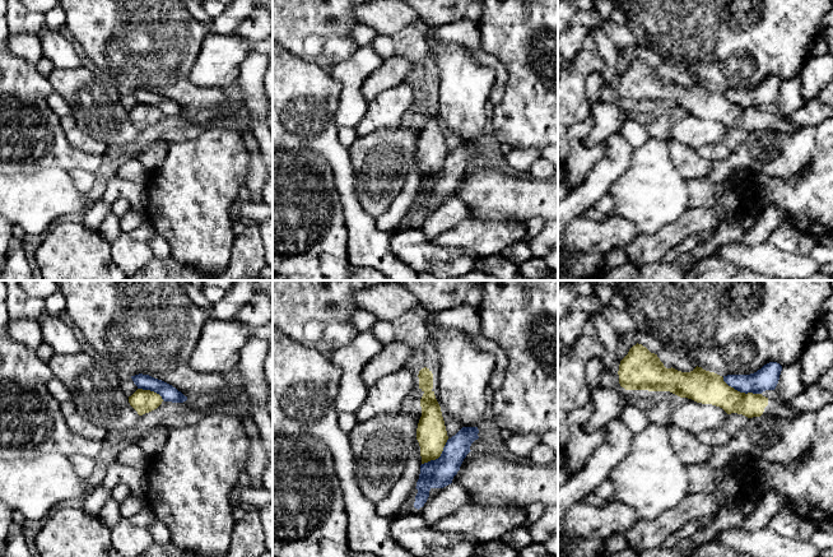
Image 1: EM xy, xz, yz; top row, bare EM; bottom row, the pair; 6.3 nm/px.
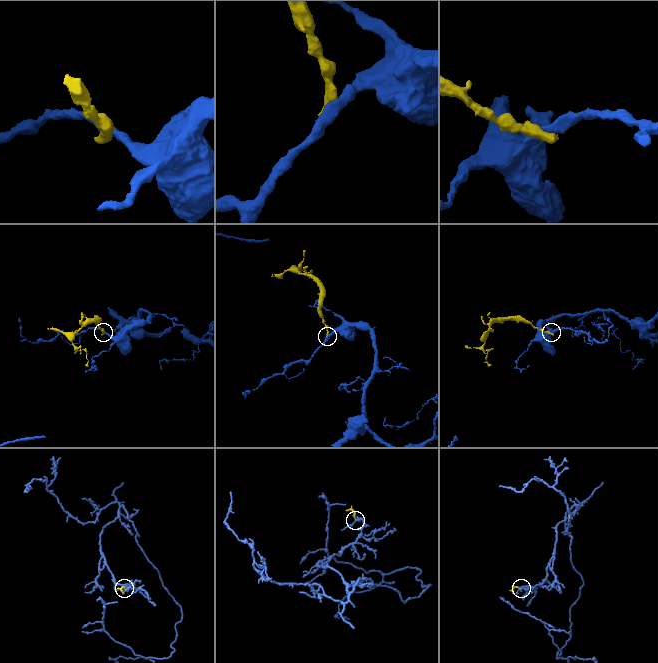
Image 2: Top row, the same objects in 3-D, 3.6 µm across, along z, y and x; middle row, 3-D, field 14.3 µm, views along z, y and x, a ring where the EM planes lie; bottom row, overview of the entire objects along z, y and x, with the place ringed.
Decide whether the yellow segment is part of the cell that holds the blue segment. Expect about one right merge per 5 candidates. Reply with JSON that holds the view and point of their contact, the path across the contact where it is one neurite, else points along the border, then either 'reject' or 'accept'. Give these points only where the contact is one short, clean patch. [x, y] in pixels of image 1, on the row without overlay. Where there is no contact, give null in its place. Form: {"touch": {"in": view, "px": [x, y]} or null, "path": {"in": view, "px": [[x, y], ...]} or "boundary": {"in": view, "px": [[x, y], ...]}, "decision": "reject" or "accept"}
{"touch": {"in": "yz", "px": [741, 106]}, "boundary": {"in": "yz", "px": [[722, 92], [729, 100], [740, 106], [761, 108]]}, "decision": "reject"}

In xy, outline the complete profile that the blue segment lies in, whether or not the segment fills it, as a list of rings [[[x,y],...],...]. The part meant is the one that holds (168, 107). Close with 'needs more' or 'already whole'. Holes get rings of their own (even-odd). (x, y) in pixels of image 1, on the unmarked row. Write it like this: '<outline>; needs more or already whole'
[[[139,88],[131,90],[131,93],[138,103],[154,106],[159,108],[164,116],[183,117],[187,115],[187,111],[176,102],[149,89]]]; already whole

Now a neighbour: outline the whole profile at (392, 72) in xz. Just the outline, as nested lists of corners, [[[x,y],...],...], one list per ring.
[[[401,56],[385,59],[382,65],[366,78],[362,94],[367,102],[373,101],[380,93],[400,85],[411,73],[411,61]]]

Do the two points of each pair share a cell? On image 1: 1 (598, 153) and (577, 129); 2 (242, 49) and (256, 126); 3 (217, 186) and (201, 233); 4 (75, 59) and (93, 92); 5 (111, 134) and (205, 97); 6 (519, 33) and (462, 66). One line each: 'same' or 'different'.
1: same
2: different
3: same
4: different
5: different
6: different

